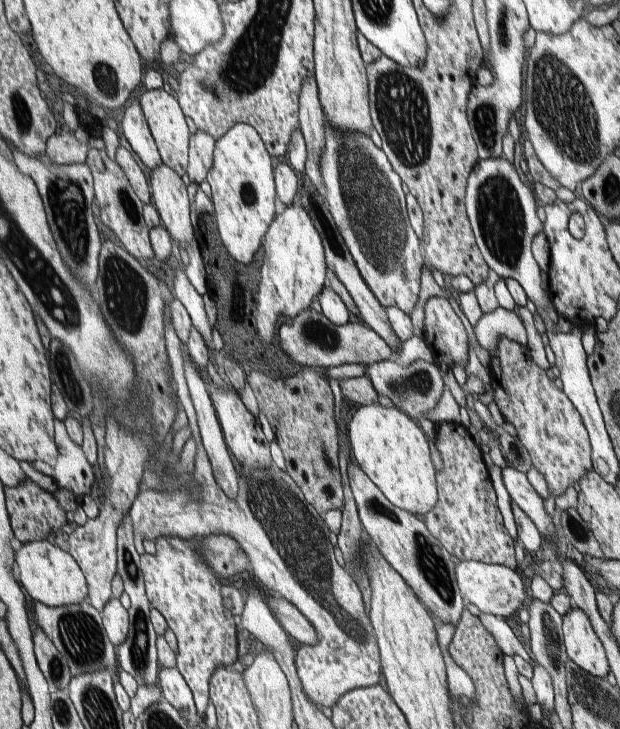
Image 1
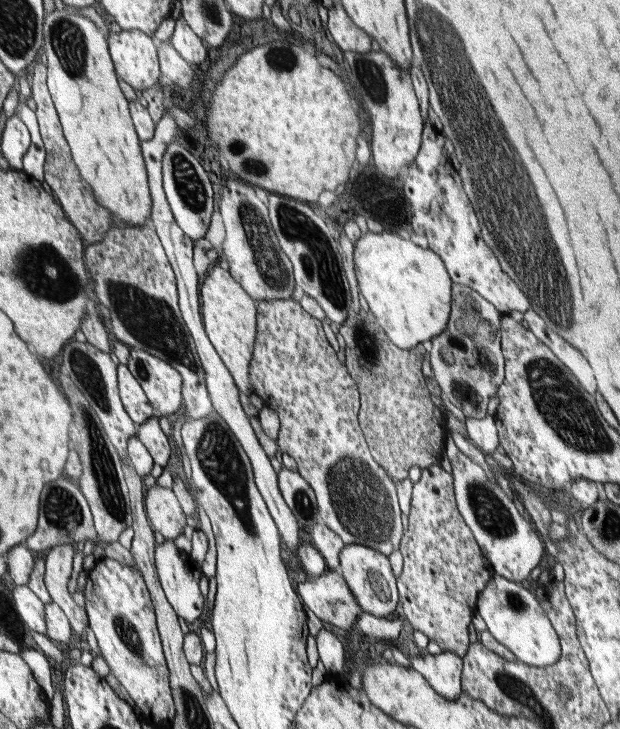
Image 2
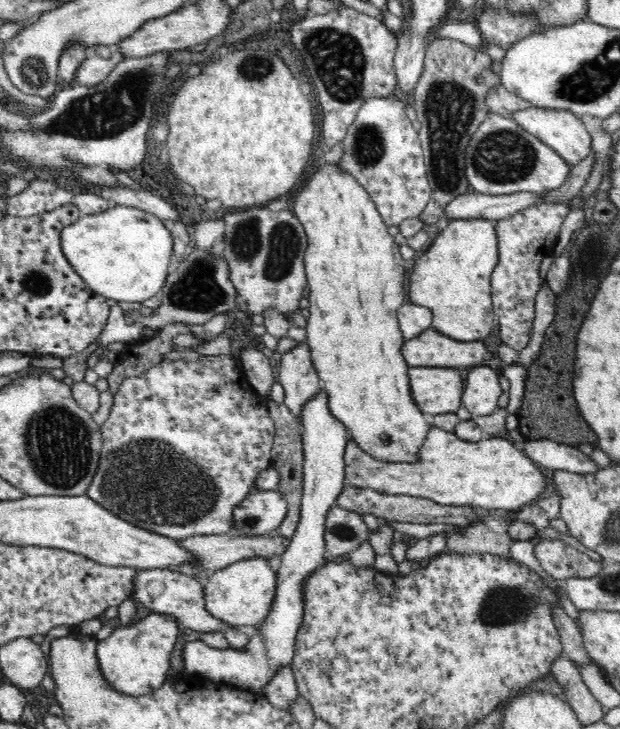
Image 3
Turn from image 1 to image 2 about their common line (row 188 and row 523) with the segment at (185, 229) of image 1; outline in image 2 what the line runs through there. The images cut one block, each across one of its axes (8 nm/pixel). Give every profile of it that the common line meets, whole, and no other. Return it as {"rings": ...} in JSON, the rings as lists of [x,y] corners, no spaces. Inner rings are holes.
{"rings":[[[155,484],[153,488],[145,488],[145,514],[153,528],[163,538],[175,540],[183,534],[185,514],[179,508],[179,500],[175,500],[173,490]]]}

